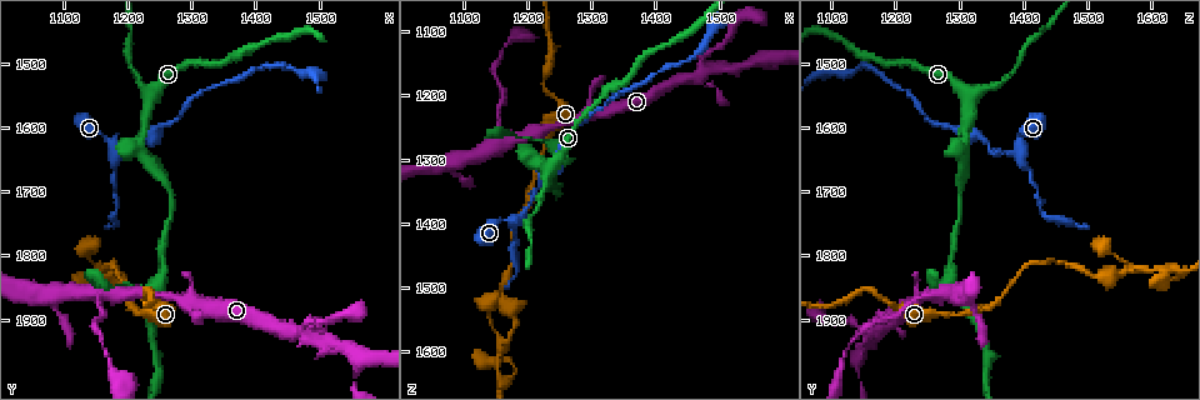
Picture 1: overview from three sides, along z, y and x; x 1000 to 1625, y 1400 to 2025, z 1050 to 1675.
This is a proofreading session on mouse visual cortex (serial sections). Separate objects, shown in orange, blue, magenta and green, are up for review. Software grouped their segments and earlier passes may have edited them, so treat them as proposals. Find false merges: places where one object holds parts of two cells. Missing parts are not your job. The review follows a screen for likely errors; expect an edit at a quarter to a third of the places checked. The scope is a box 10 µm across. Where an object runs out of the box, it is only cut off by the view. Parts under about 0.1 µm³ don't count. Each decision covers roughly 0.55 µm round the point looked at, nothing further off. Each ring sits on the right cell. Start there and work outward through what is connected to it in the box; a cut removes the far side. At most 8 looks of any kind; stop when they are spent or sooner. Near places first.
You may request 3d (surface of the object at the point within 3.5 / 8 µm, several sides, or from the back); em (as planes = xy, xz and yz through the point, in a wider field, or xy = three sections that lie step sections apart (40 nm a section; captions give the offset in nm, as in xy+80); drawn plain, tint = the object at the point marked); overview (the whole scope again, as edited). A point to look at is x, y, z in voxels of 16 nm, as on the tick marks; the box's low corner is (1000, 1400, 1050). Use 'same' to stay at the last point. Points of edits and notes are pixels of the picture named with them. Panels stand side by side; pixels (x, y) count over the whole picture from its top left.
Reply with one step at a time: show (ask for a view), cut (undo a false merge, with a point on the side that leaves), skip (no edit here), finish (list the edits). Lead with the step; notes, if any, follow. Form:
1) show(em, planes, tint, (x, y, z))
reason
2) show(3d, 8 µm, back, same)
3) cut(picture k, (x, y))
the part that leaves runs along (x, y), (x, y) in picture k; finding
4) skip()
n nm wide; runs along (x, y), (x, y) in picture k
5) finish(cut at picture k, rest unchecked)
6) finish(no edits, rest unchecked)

show(3d, 3.5 µm, (1250, 1675, 1305))
thick turns thin

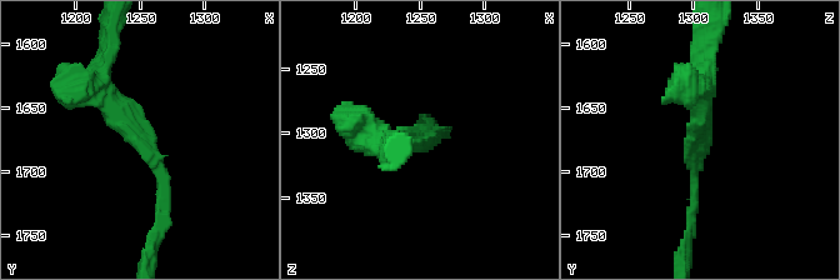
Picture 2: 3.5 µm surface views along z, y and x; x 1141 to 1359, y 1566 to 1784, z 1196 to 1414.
show(em, xy, step 2, tint, (1250, 1672, 1308))
arms of 150, 350 nm; now the EM

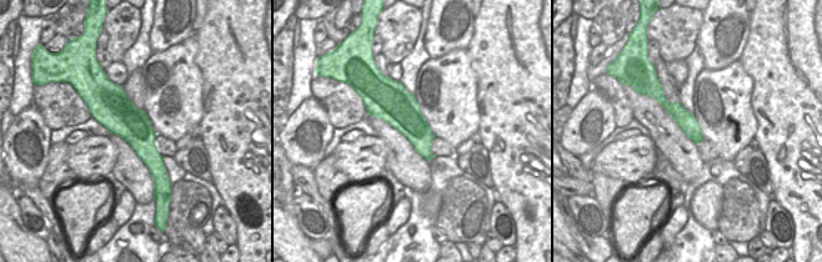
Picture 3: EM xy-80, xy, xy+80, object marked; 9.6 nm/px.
skip()
one cell here

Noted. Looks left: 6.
show(3d, 3.5 µm, (1165, 1860, 1270))
a fork

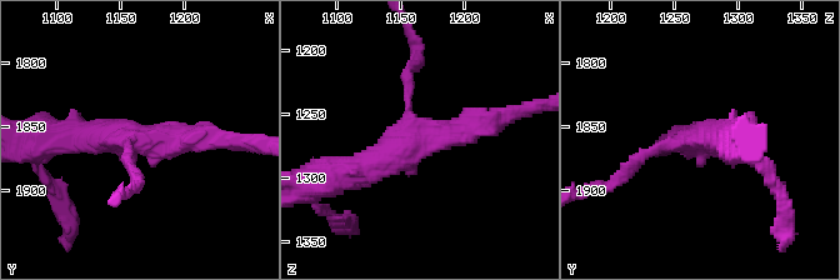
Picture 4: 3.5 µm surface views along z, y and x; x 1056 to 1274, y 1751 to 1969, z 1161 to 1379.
show(em, planes, tint, (1166, 1860, 1268))
3 arms; arms of 150, 300, 400 nm; need the tissue

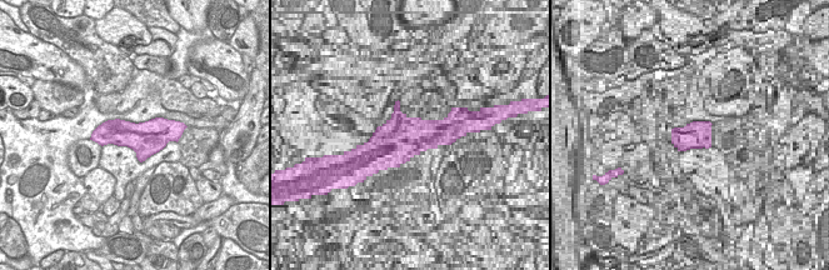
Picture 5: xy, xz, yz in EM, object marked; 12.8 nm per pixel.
skip()
all the same cell

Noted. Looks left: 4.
show(3d, 3.5 µm, (1475, 1925, 1170))
a fork

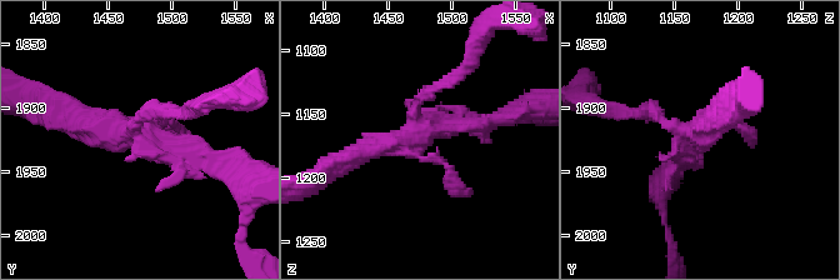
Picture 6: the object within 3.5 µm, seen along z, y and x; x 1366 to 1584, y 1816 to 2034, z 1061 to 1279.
show(em, planes, tint, (1476, 1922, 1164))
now the EM

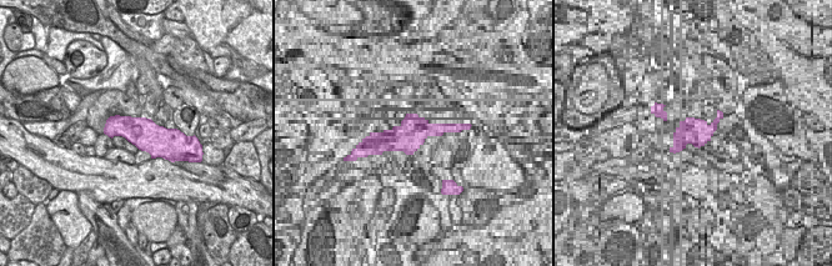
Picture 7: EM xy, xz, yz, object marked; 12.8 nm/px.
skip()
runs along (68, 115), (216, 160) in picture 6; all the same cell

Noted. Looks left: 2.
show(3d, 8 µm, (1225, 1535, 1340))
sudden change in width

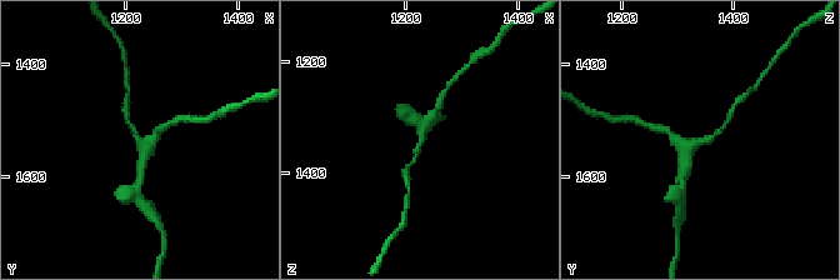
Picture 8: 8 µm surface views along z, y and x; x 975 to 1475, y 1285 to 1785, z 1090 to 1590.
show(3d, 3.5 µm, same)
zoom in

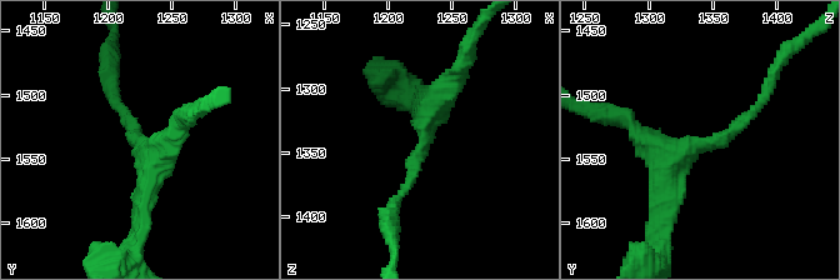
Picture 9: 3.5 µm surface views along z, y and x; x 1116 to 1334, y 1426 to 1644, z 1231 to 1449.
skip()
runs along (453, 84), (425, 115), (425, 141), (395, 201) in picture 9; continuous, no second cell

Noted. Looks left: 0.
finish(no edits, rest unchecked)

